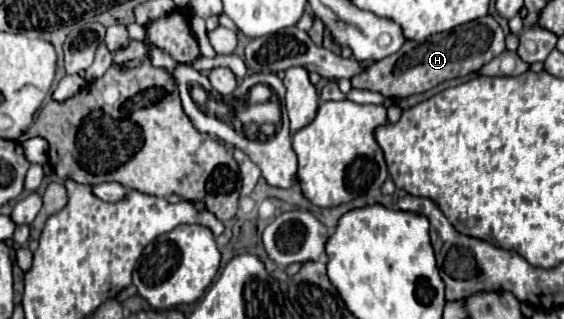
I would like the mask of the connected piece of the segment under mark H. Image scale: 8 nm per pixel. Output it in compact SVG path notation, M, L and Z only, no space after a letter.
M482 16L482 18L468 22L464 26L458 26L450 32L432 34L424 42L406 40L404 46L396 54L386 56L384 60L372 62L360 74L352 76L350 82L352 82L352 88L364 88L364 90L380 92L382 96L394 98L394 100L408 98L412 94L422 94L422 92L436 88L442 82L458 78L460 70L462 70L462 76L478 72L494 56L498 56L506 50L504 38L506 36L494 18Z

